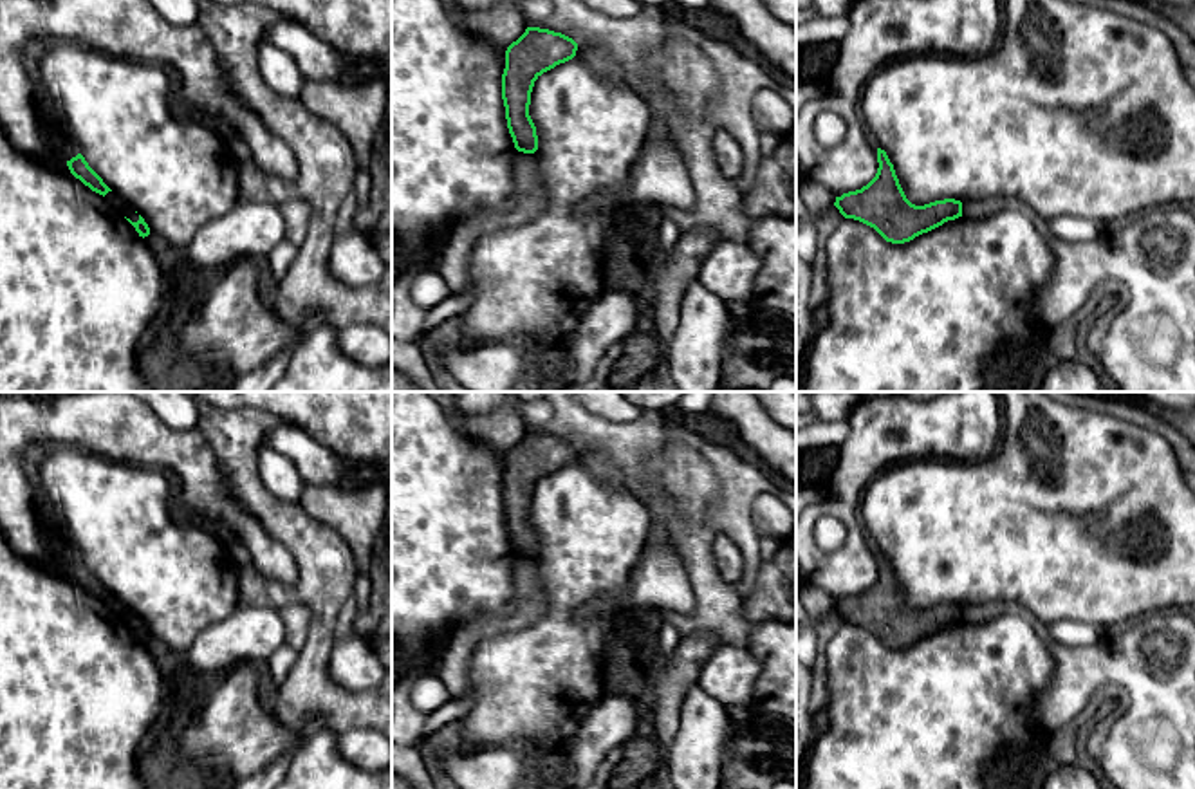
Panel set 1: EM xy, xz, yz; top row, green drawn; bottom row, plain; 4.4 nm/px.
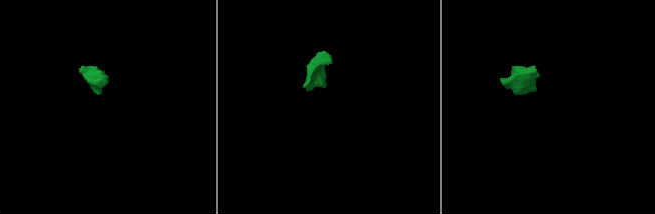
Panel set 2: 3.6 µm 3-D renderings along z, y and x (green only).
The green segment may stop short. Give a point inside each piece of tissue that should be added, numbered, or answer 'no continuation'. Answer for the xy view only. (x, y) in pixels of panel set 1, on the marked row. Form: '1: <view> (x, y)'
1: xy (33, 51)

